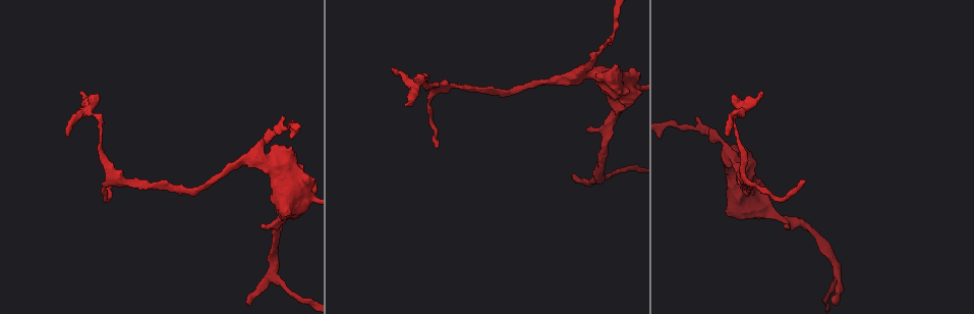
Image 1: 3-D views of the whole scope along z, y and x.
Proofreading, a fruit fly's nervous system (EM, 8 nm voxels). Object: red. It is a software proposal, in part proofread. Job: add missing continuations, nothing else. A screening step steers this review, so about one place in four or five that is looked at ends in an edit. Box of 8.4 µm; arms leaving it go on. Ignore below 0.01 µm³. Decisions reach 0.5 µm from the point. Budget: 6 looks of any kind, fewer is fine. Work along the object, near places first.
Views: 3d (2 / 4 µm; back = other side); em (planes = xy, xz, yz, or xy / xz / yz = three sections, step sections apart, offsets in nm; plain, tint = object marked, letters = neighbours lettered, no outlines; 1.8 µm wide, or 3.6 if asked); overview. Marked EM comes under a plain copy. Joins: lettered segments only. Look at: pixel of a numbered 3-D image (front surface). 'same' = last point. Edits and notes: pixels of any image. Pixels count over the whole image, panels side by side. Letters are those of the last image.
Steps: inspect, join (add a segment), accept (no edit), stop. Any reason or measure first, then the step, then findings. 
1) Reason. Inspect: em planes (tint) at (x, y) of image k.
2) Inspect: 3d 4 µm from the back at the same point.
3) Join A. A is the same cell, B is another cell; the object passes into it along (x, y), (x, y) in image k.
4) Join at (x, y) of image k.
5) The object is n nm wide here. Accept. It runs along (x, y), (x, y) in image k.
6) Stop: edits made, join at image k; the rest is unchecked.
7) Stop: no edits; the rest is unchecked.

Tapers out. Inspect: em planes (letters) at (784, 225) of image 1.

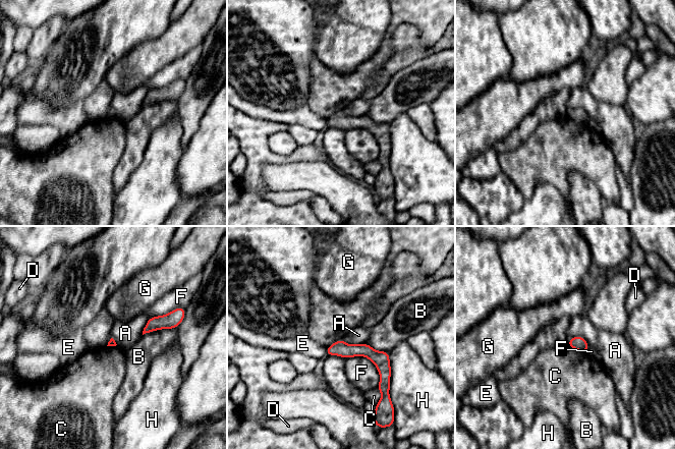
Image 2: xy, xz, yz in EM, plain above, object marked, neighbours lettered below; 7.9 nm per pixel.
Accept. A, B, C, D, E, F, G and H are other cells; it runs along (329, 349), (367, 350), (387, 380) in image 2; none of them fits.

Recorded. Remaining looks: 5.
A narrow waist. Inspect: em xz step 16 (tint) at (287, 127) of image 1.

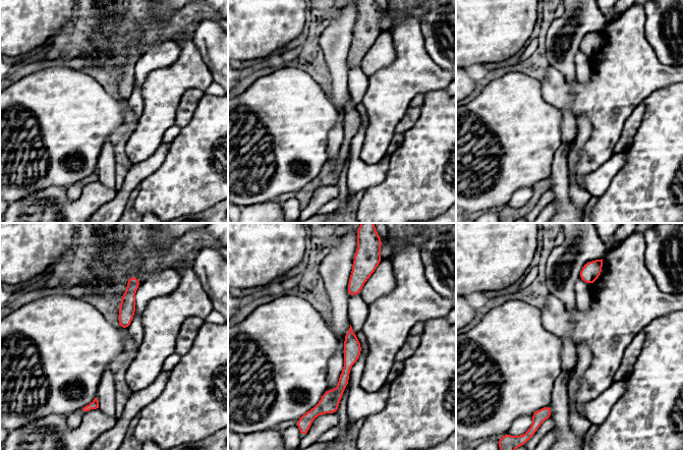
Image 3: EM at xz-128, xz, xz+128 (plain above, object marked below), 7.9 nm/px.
See the neighbours. Inspect: em xz step 16 (letters) at the same point.

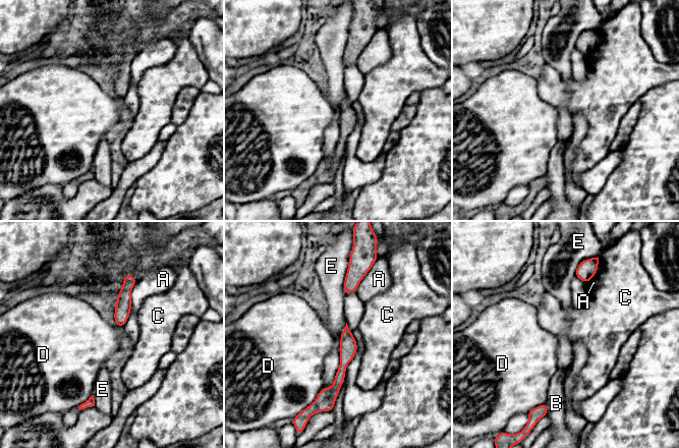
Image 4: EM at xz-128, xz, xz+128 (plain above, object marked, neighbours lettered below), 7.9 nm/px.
Accept. A, B, C, D and E are other cells; none of them fits.

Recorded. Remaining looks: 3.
Sudden change in width. Inspect: 3d 4 µm at (737, 167) of image 1.

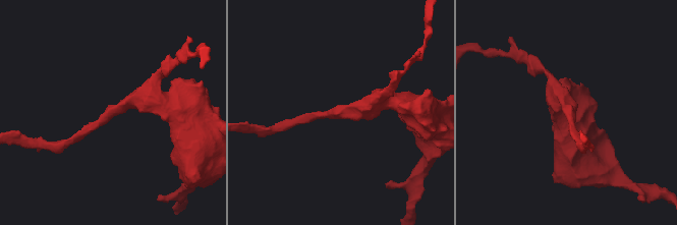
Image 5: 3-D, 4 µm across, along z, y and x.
Inspect: em planes (letters) at (567, 110) of image 5.

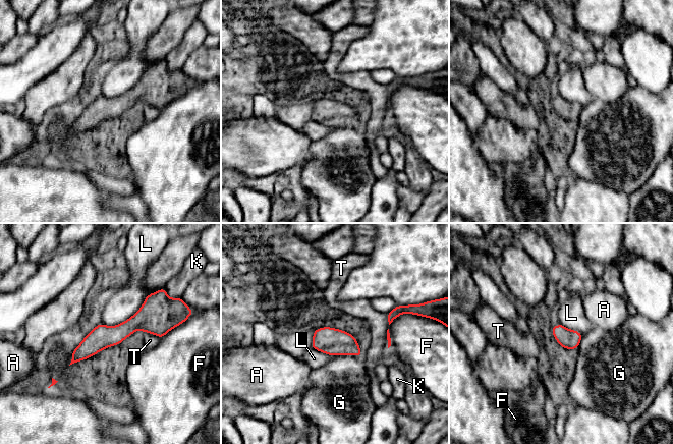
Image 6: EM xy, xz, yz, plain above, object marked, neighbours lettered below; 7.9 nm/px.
The longest contact is with L, 420 nm. Accept. A, F, G, K, L and T are other cells; none of them fits.

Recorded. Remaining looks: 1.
Stop: no edits; the rest is unchecked.

